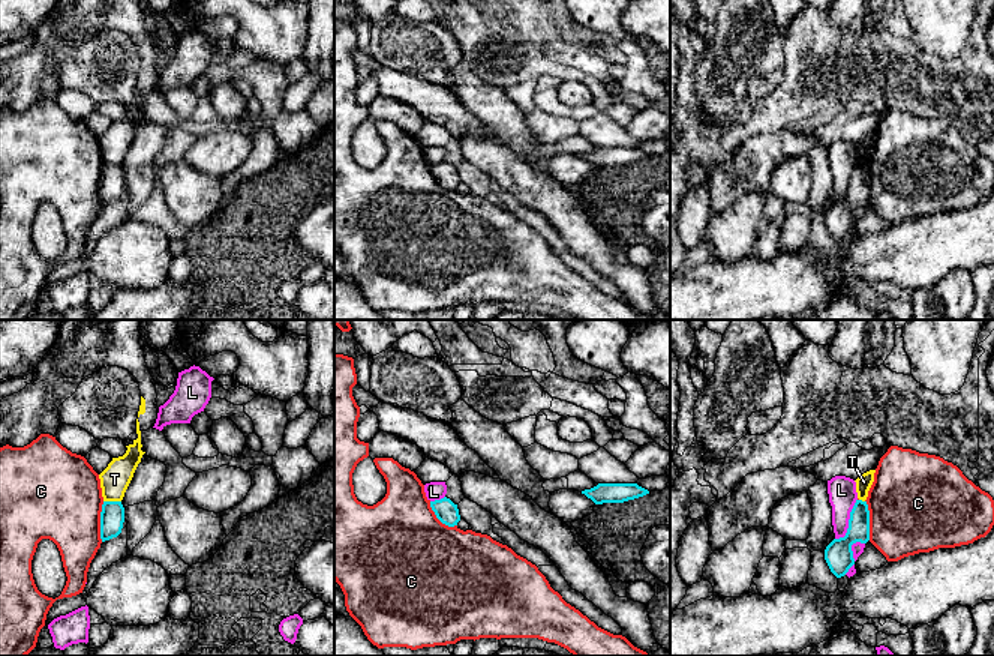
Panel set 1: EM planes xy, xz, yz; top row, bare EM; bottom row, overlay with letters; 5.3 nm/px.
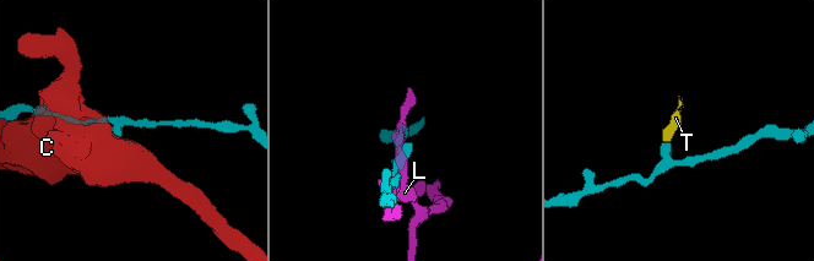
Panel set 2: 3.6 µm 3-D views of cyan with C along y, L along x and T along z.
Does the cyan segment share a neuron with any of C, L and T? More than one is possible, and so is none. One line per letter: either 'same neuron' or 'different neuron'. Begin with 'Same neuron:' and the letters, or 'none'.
Same neuron: none
C: different neuron
L: different neuron
T: different neuron

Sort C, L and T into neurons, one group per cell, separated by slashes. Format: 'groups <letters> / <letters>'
groups C / L / T

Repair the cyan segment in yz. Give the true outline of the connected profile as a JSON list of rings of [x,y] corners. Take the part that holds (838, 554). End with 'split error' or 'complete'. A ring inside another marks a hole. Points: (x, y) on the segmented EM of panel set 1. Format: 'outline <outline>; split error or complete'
outline [[[856,500],[849,519],[844,537],[834,539],[825,549],[825,560],[831,572],[841,578],[855,564],[852,545],[870,540],[870,510],[867,501]]]; complete

